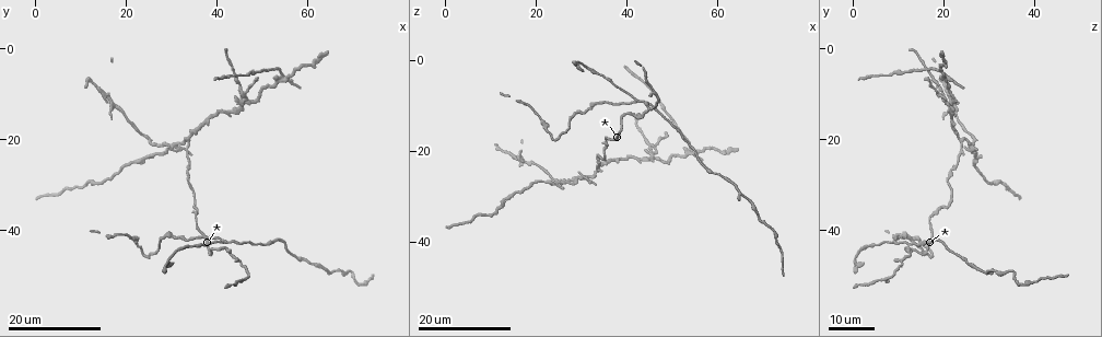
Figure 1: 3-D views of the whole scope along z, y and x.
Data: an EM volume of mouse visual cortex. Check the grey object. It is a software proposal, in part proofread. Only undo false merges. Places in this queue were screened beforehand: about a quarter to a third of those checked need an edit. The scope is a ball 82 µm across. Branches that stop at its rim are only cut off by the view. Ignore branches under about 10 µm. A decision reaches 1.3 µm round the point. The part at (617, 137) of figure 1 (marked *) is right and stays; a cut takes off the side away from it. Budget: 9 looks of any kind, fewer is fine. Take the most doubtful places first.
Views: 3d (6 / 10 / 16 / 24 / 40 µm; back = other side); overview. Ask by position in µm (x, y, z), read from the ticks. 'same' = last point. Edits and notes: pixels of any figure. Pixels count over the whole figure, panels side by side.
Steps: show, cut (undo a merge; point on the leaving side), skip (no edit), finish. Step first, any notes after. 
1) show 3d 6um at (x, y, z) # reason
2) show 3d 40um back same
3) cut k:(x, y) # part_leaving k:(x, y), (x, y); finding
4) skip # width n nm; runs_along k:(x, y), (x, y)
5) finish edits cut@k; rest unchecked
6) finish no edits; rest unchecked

show 3d 16um at (46.0, 12.5, 21.0)

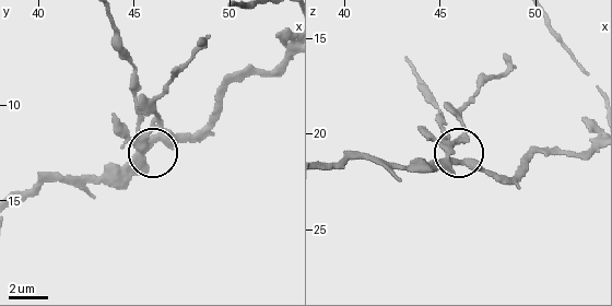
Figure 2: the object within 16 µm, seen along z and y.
show 3d 10um at (45.5, 12.2, 21.1)

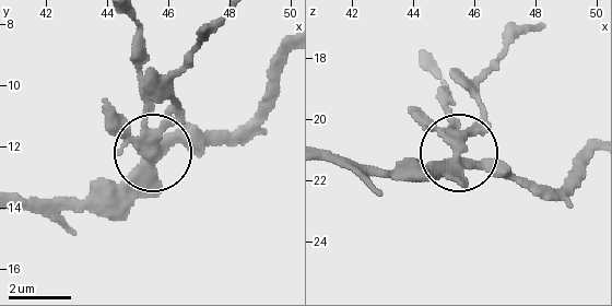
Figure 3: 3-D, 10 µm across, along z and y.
cut 3:(121, 130) # part_leaving 3:(151, 153), (140, 22); two cells meet here

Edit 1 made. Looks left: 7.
show overview

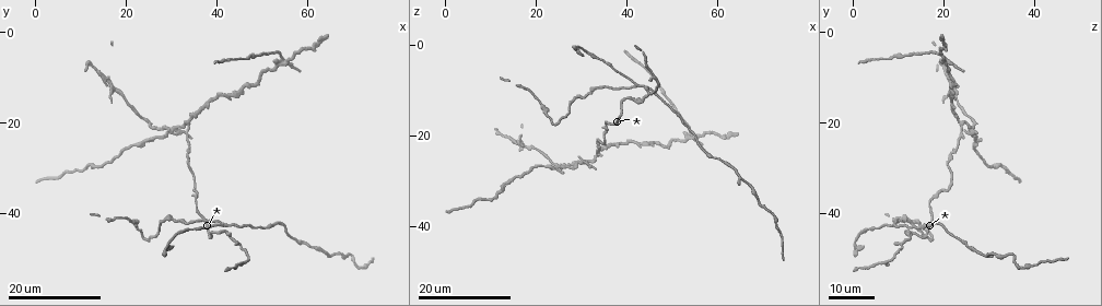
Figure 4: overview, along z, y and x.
show 3d 24um at (42.5, 43.0, 8.5) # three-way junction

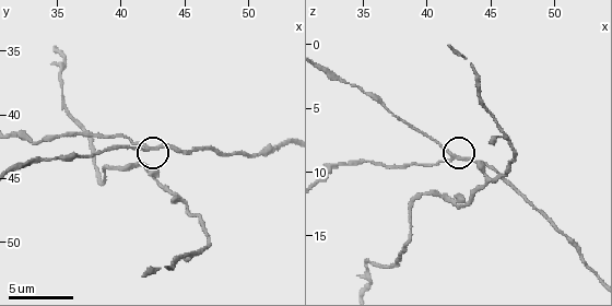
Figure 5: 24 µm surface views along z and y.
show 3d 6um at (42.2, 42.8, 8.6)

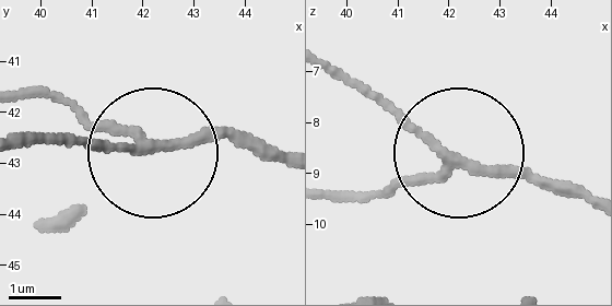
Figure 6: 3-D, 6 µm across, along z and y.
skip # one cell here

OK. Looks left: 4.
show 3d 24um at (38.5, 44.5, 13.0) # calibre changes

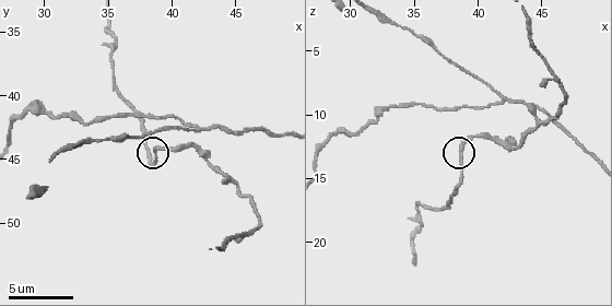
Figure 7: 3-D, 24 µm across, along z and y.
show 3d 6um same # zoom in

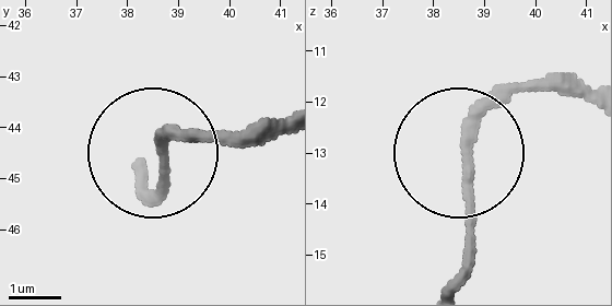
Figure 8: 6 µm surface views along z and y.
skip # width 180 nm; runs_along 8:(456, 280), (473, 240), (465, 136), (546, 74); continuous, no second cell

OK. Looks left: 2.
show 3d 24um at (70.0, 49.5, 35.5) # arms run side by side

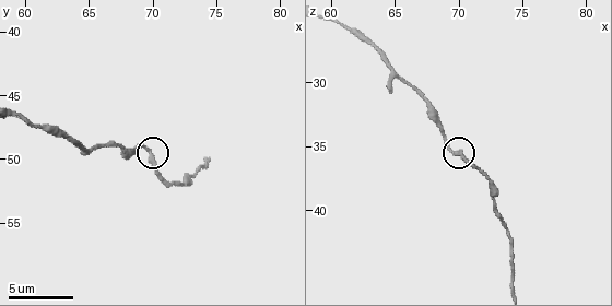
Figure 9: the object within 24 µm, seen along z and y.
show 3d 6um at (70.0, 49.6, 35.6)

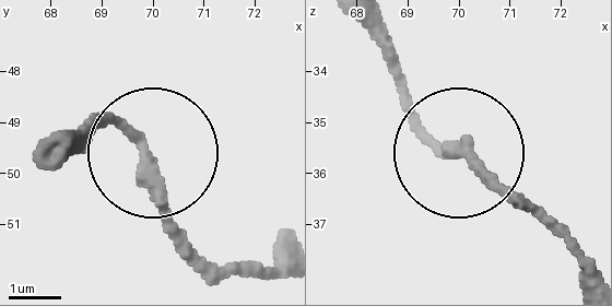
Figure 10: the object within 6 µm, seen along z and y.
skip # runs_along 10:(368, 27), (420, 119), (494, 180); one cell here

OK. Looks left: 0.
finish edits cut@3; rest unchecked

